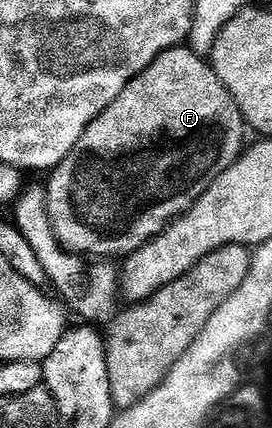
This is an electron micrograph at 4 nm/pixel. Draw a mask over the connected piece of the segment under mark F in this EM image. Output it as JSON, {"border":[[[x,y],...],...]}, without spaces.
{"border":[[[190,48],[167,49],[161,55],[157,55],[157,59],[153,59],[153,63],[149,63],[149,67],[145,67],[145,71],[138,73],[125,87],[125,91],[121,91],[121,95],[117,95],[117,99],[113,99],[113,103],[109,103],[109,107],[105,107],[105,111],[101,111],[101,115],[97,115],[97,119],[93,119],[93,123],[89,123],[89,127],[85,127],[85,135],[81,135],[81,139],[77,139],[77,147],[73,147],[73,151],[69,151],[69,155],[60,165],[56,165],[54,169],[50,170],[51,182],[46,182],[45,185],[47,214],[56,239],[68,253],[86,255],[91,259],[115,259],[113,257],[119,256],[122,258],[124,255],[137,251],[142,245],[158,236],[171,222],[178,220],[180,216],[190,211],[213,183],[213,179],[217,179],[217,175],[221,175],[221,171],[225,171],[238,159],[239,154],[245,148],[243,129],[245,130],[245,122],[233,95],[229,95],[225,83],[221,83],[221,79],[217,79],[210,64],[204,58],[192,53]]]}

